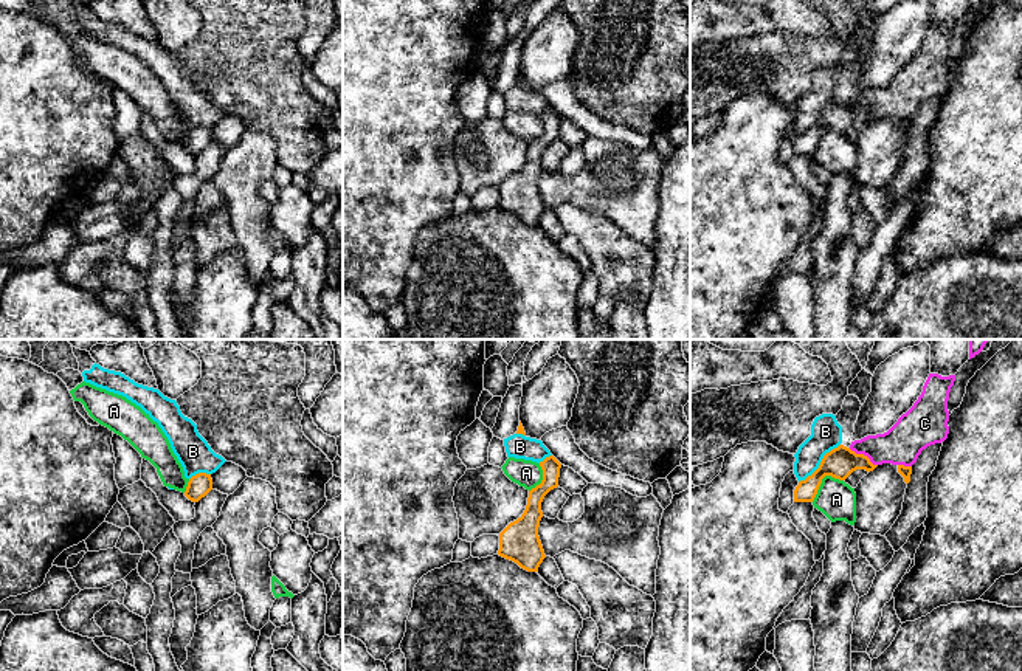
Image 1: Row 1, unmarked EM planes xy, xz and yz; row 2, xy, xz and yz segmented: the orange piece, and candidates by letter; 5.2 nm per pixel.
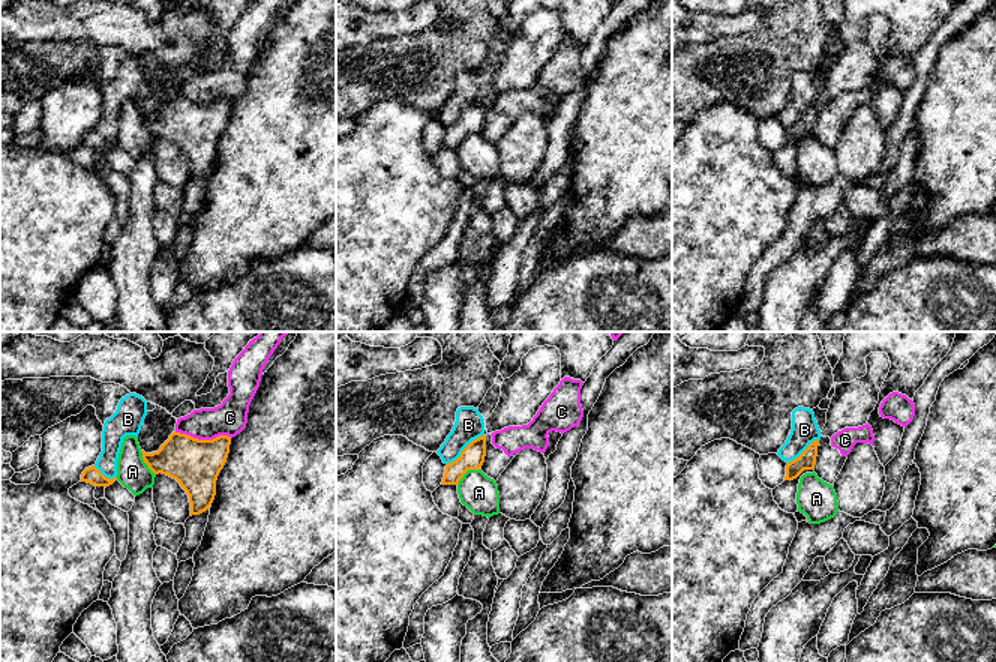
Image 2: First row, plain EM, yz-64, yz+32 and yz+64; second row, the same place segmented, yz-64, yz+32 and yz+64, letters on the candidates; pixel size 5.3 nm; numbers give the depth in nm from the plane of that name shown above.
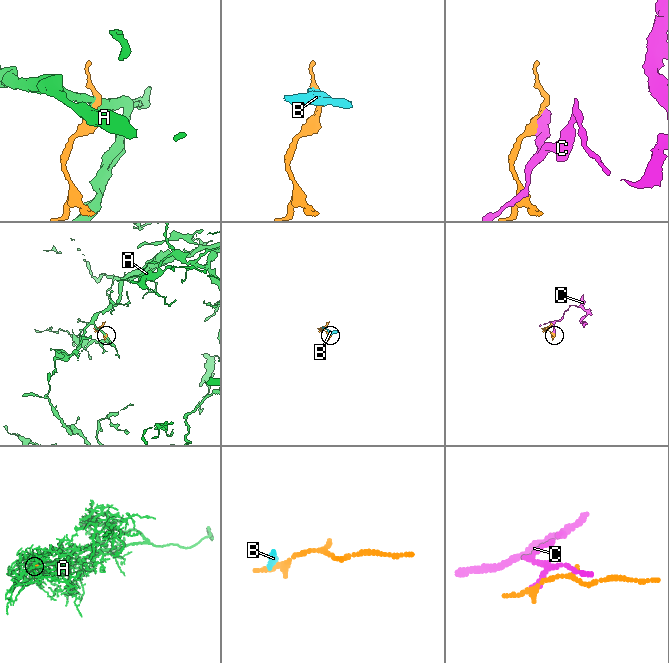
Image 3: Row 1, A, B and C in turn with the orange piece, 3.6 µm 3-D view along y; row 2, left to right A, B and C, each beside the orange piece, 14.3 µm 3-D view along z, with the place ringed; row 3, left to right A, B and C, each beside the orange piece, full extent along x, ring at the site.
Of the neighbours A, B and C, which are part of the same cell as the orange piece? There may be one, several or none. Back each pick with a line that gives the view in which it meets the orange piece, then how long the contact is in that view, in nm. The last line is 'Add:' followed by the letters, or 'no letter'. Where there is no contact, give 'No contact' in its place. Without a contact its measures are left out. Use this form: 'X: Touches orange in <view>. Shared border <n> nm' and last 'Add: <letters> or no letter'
Add: no letter

